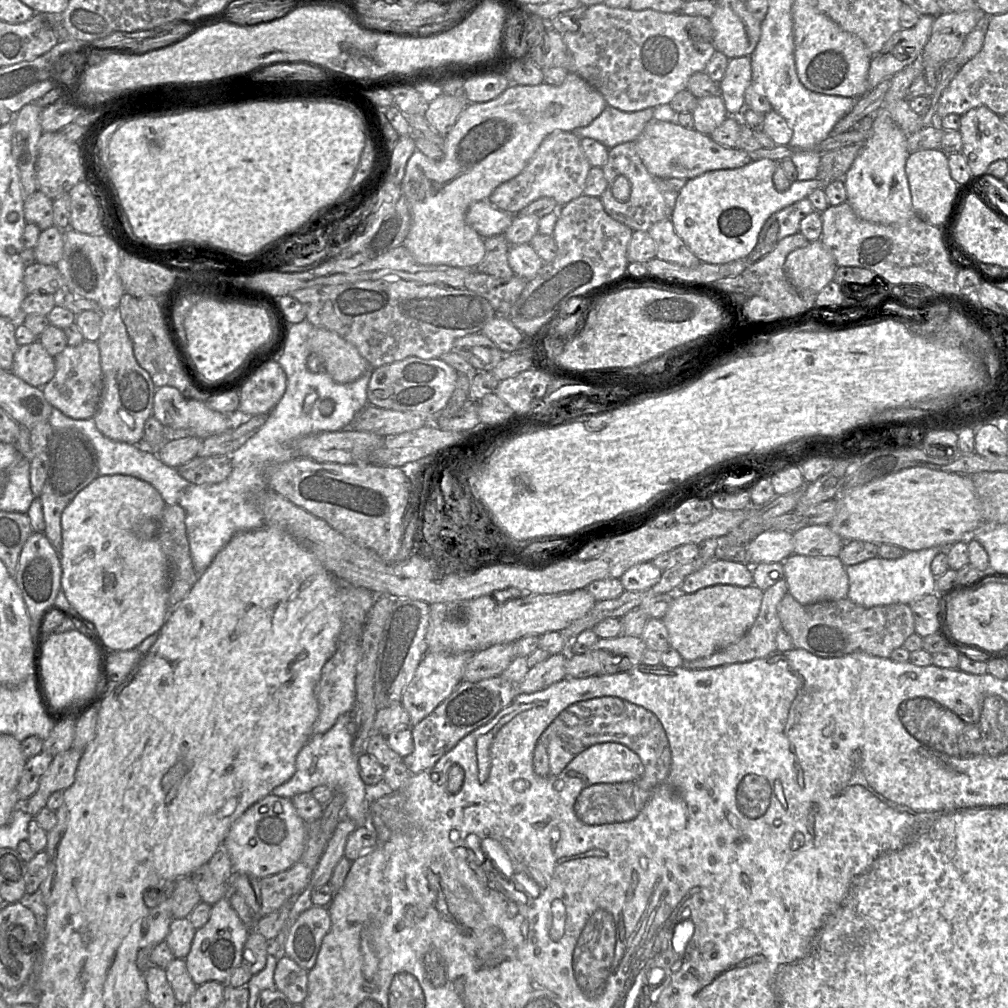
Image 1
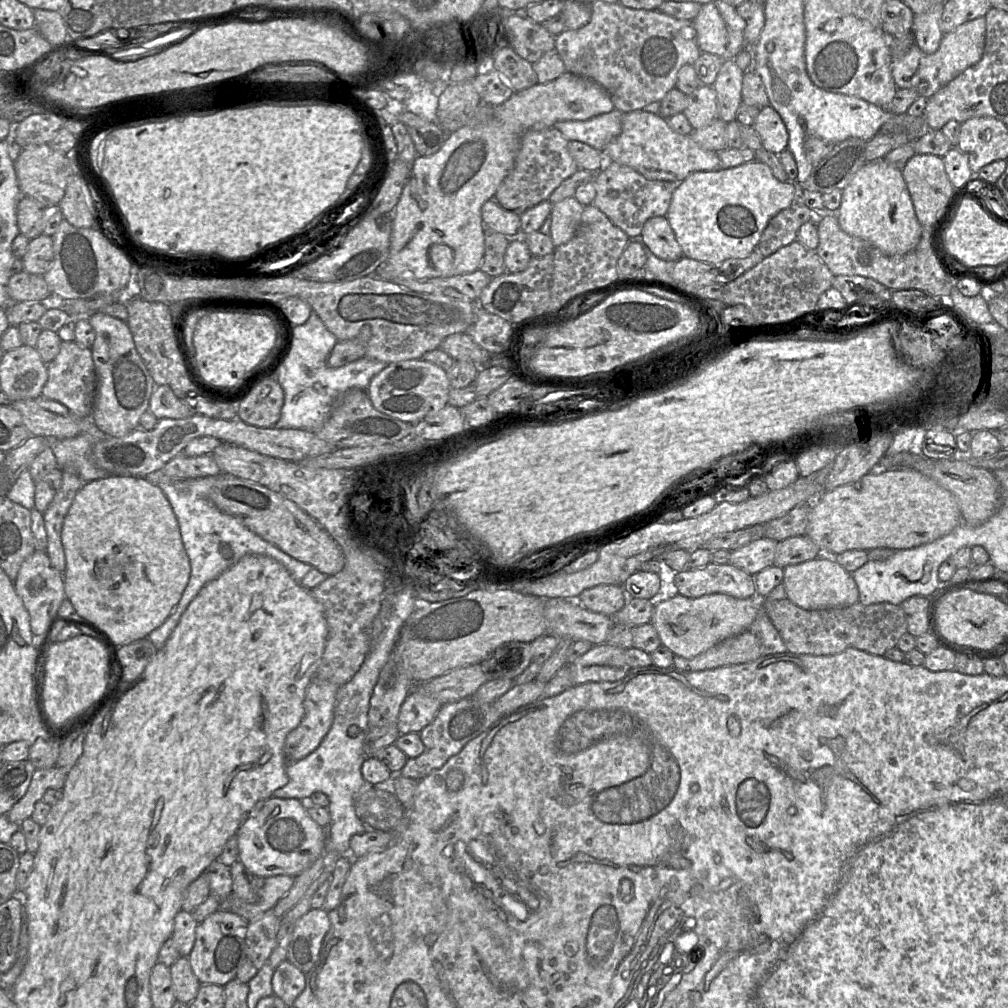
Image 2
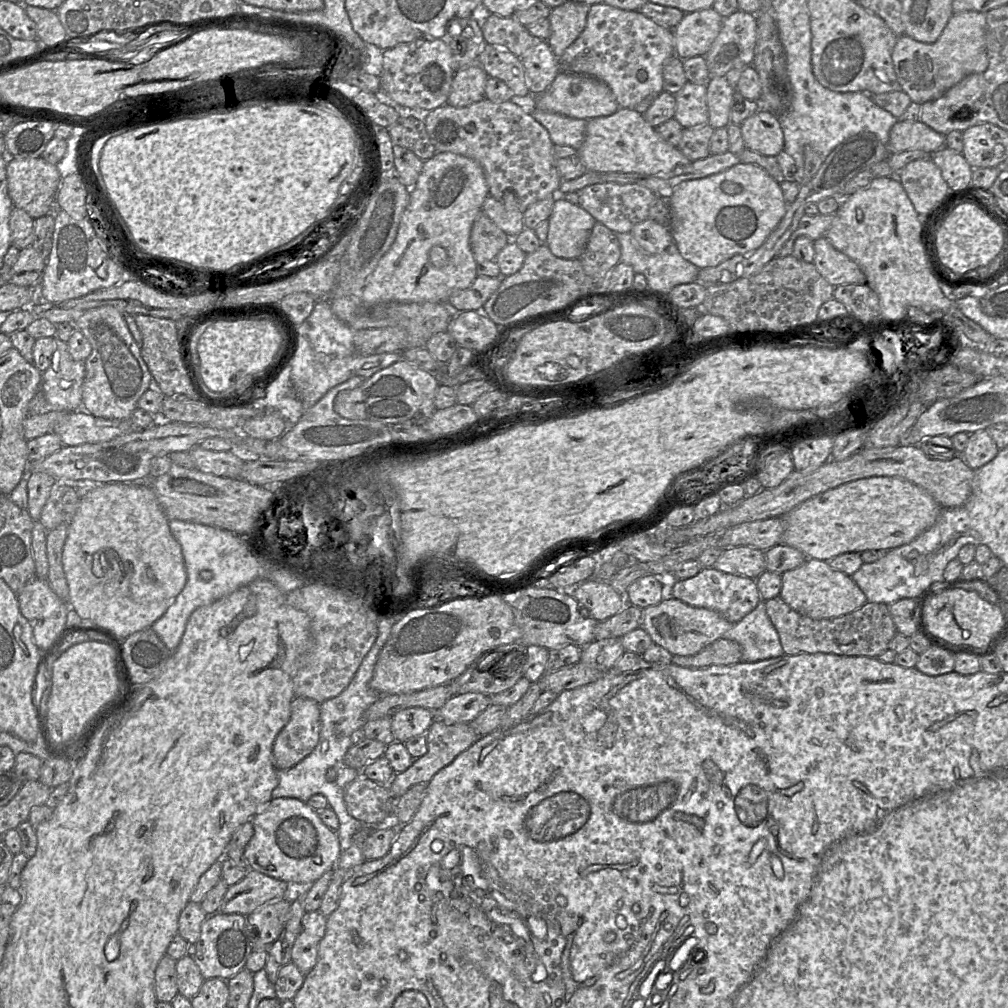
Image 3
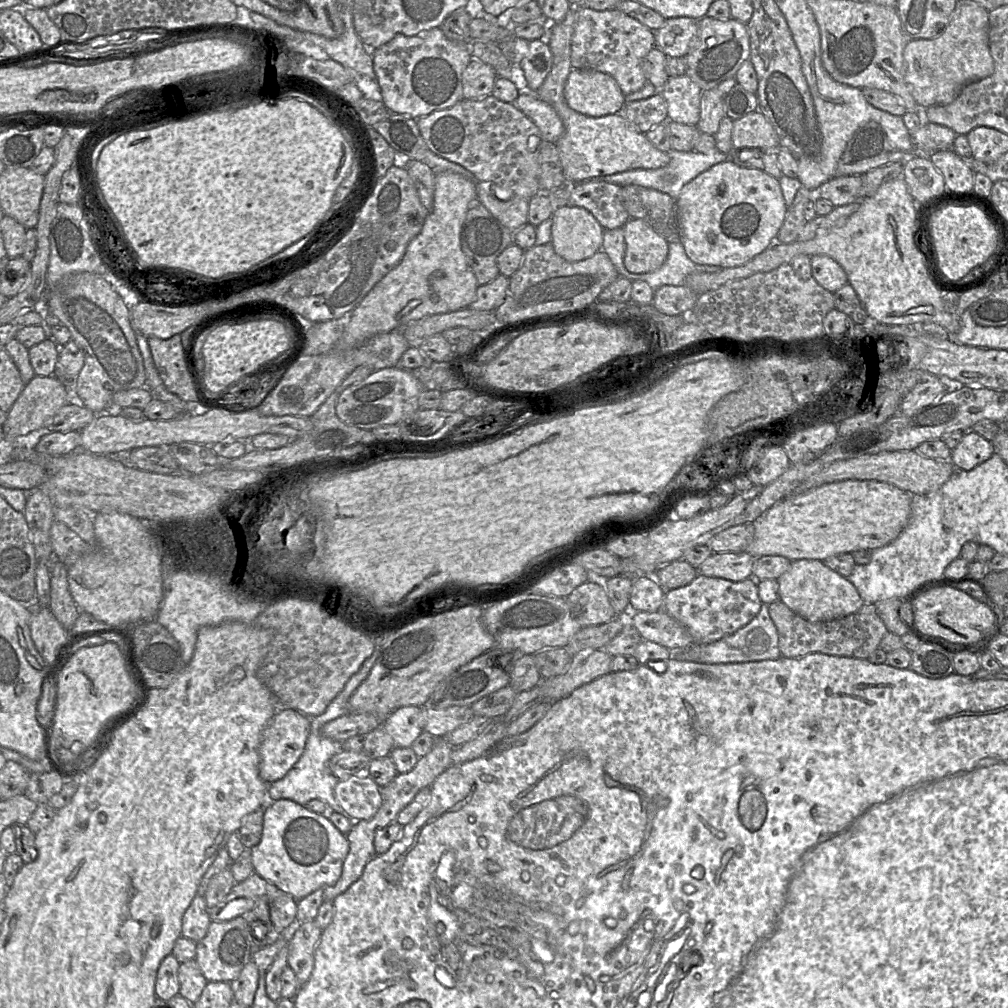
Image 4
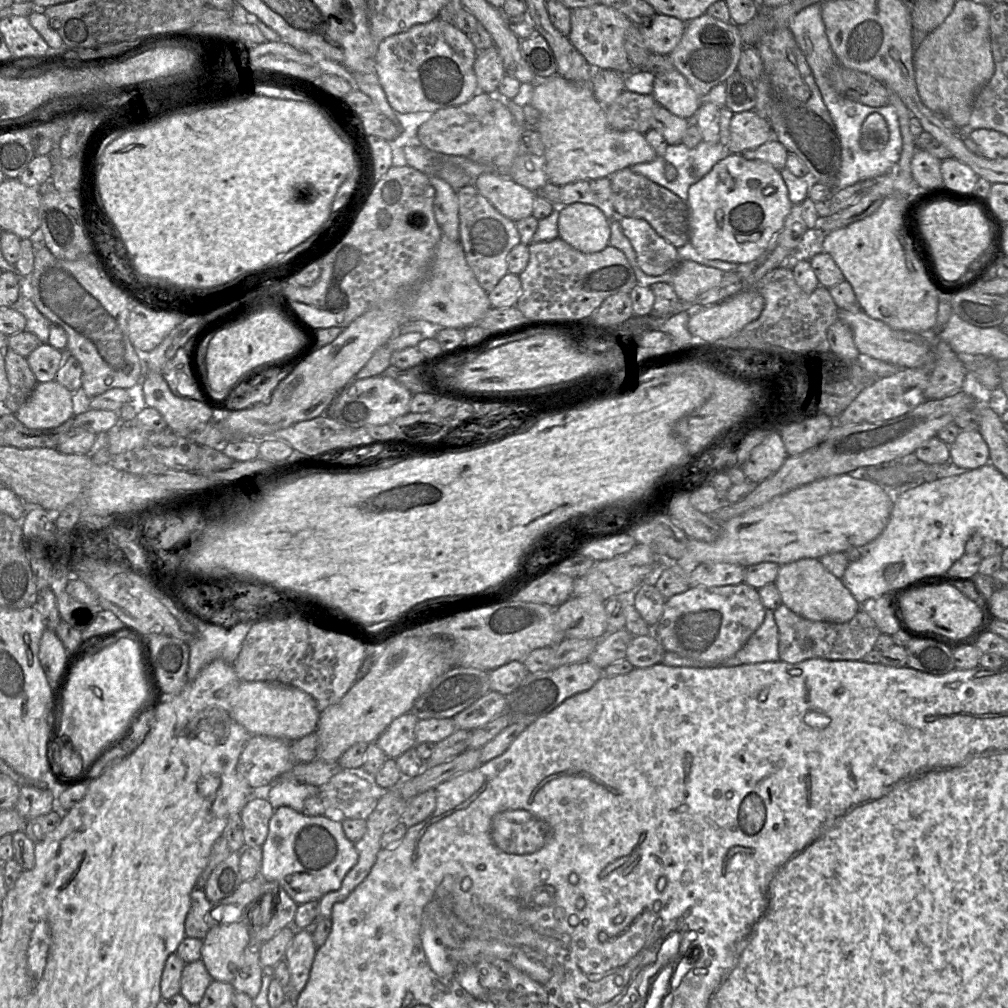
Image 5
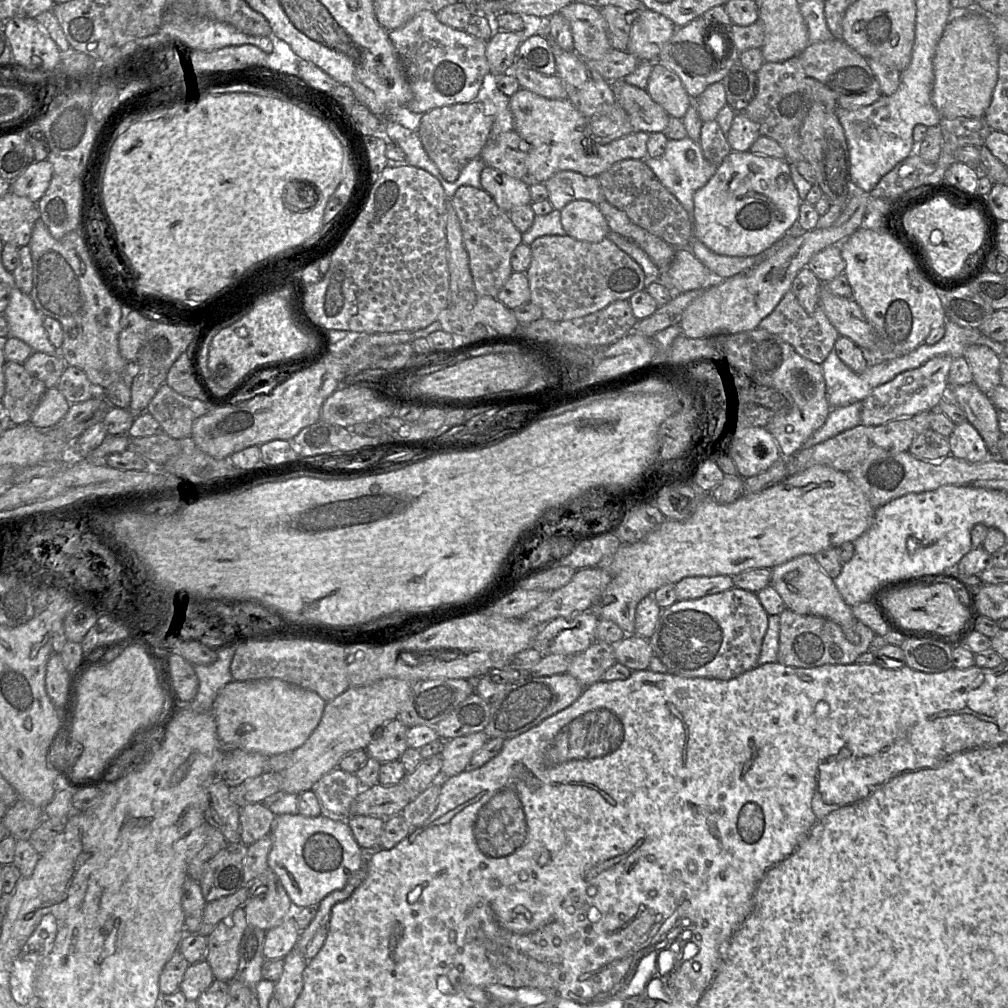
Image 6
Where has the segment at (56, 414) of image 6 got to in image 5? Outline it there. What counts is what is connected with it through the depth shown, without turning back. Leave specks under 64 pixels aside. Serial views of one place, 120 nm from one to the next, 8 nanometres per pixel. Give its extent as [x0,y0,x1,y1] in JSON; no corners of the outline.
[14,380,91,429]

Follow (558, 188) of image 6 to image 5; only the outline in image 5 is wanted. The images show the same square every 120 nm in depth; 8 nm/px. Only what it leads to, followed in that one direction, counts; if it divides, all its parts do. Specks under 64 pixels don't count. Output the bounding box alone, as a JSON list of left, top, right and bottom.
[560,178,618,220]

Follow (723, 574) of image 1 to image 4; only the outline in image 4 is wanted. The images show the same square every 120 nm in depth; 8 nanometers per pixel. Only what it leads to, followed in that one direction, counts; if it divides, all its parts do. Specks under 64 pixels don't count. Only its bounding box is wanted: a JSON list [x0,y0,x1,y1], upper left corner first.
[662,574,761,645]

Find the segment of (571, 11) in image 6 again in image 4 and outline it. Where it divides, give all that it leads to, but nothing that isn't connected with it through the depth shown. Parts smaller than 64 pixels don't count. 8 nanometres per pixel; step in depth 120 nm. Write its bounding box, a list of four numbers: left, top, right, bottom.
[571,6,655,96]

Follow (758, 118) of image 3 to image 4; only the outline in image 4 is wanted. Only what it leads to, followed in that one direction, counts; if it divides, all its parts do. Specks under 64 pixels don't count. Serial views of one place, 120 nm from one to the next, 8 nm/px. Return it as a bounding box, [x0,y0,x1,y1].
[732,109,779,150]

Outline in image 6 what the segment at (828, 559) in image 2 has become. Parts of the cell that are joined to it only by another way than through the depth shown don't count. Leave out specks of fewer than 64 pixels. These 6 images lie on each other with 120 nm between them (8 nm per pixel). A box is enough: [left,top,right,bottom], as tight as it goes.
[771,555,860,644]

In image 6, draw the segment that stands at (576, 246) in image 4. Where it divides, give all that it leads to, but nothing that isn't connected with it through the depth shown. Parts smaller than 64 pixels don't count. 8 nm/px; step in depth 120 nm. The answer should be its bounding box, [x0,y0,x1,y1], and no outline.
[561,200,610,243]

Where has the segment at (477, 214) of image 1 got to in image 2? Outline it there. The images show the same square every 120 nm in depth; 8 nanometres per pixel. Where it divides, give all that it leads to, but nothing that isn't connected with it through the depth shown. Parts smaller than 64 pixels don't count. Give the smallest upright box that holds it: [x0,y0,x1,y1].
[481,199,520,238]

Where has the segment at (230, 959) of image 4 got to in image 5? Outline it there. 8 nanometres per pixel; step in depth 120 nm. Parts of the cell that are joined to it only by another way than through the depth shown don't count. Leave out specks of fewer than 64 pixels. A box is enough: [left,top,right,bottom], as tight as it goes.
[201,921,250,983]

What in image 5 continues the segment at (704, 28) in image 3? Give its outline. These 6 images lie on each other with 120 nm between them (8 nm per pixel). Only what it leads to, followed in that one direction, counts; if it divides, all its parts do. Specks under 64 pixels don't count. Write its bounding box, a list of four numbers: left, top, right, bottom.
[639,13,686,55]

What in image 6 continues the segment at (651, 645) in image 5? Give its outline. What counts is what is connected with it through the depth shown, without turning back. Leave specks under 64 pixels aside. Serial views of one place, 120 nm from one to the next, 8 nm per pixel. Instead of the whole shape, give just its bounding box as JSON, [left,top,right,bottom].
[611,635,653,671]

